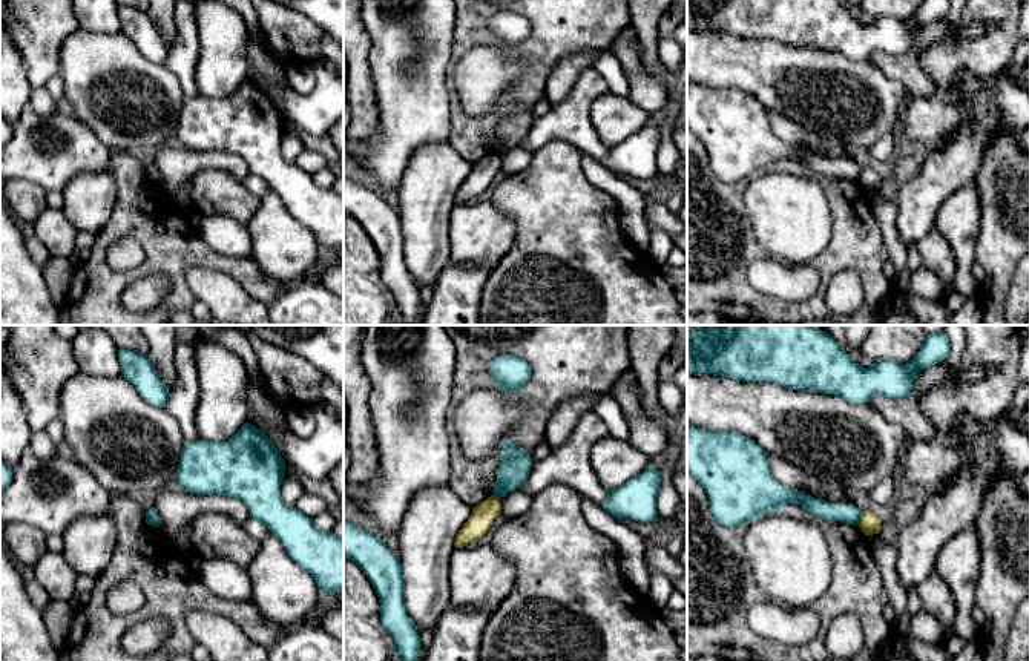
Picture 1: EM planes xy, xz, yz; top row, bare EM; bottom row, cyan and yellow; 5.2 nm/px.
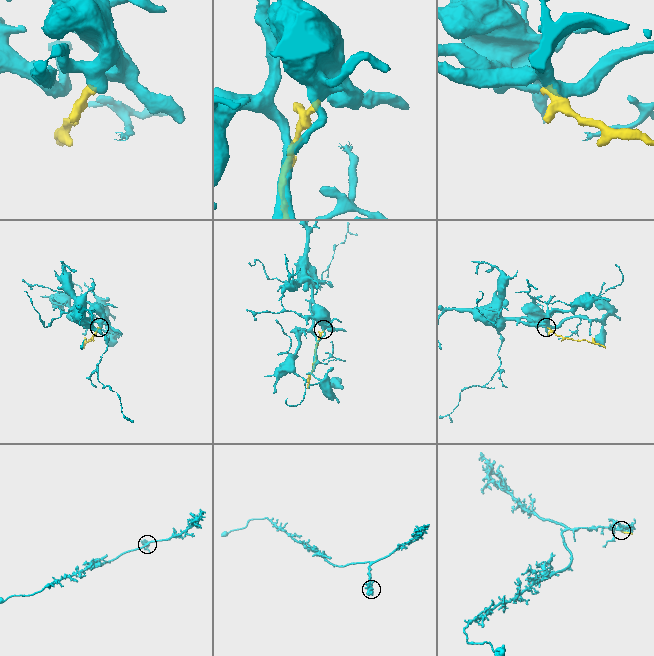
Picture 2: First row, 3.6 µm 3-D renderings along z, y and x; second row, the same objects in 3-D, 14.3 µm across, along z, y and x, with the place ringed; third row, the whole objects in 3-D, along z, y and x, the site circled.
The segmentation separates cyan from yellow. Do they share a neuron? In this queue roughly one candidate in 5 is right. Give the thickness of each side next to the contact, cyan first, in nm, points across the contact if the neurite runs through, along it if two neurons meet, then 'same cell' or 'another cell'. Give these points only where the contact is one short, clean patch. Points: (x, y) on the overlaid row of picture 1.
110/120 nm | along yz (862, 513), (858, 525) | another cell

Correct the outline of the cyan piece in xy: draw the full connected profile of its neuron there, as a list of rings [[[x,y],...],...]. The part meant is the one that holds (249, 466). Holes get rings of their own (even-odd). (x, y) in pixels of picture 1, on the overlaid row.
[[[248,422],[225,442],[196,440],[186,443],[175,480],[182,491],[207,495],[228,495],[241,500],[250,517],[264,523],[282,543],[287,554],[317,583],[321,592],[344,590],[344,540],[333,532],[319,531],[313,518],[290,508],[281,497],[285,462],[275,443]]]

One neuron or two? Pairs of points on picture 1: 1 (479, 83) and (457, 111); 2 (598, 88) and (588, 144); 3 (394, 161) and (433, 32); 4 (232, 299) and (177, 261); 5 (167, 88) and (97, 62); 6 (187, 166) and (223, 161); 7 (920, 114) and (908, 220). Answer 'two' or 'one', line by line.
1: two
2: one
3: one
4: two
5: one
6: one
7: two

